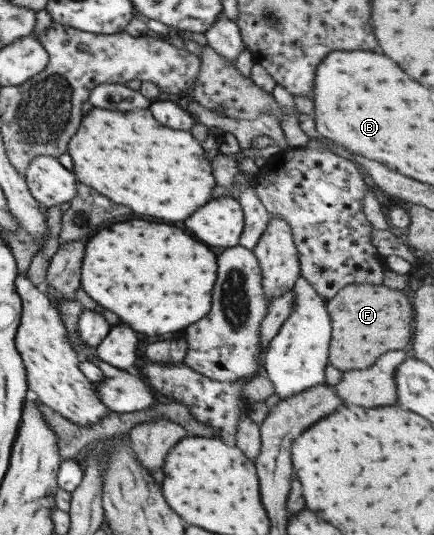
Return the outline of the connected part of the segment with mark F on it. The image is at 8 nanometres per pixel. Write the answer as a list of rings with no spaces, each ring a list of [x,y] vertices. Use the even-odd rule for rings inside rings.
[[[382,283],[348,284],[327,302],[332,323],[330,363],[340,371],[372,367],[384,351],[404,349],[412,337],[412,305],[402,290],[389,289]]]

